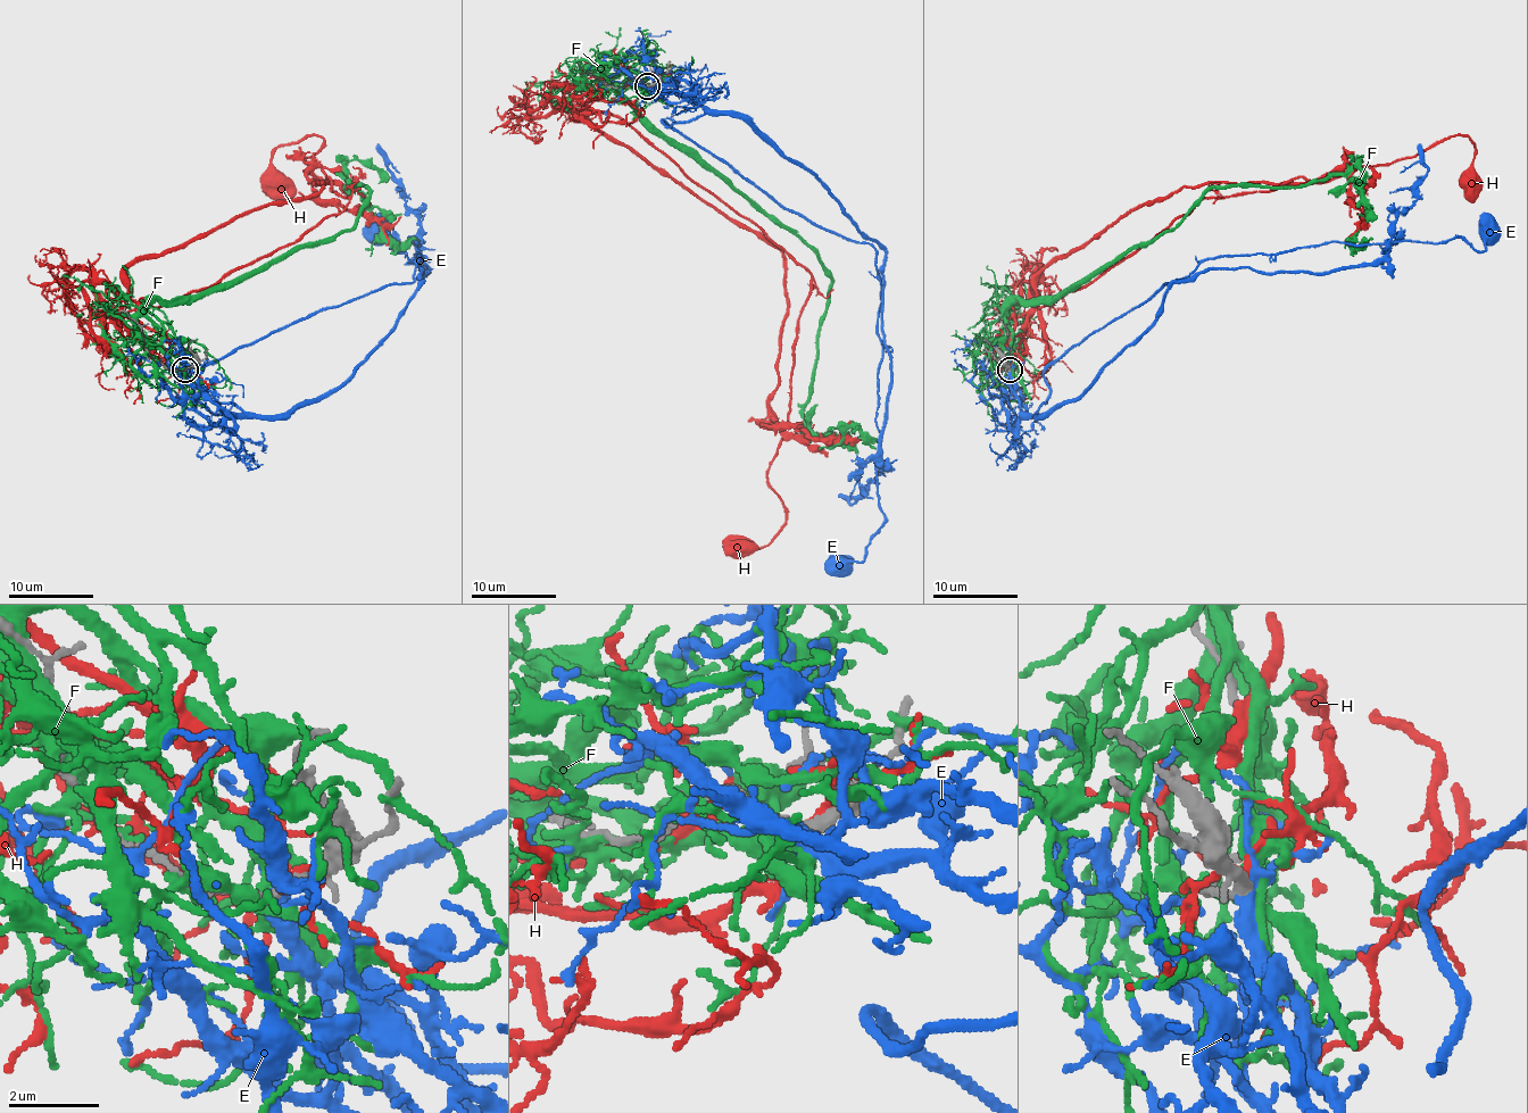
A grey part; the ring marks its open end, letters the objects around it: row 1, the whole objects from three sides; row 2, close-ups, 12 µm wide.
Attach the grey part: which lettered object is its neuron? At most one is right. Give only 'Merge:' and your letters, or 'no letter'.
Merge: E

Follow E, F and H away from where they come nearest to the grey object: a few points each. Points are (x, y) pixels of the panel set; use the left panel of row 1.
E: (185, 368), (225, 412), (289, 416), (334, 390), (417, 285), (413, 243), (422, 241), (400, 250), (374, 212)
F: (185, 368), (147, 314), (156, 301), (191, 301), (327, 243), (368, 190), (342, 173), (388, 237), (413, 237)
H: (189, 367), (93, 288), (313, 197), (322, 136), (283, 143), (274, 182)

